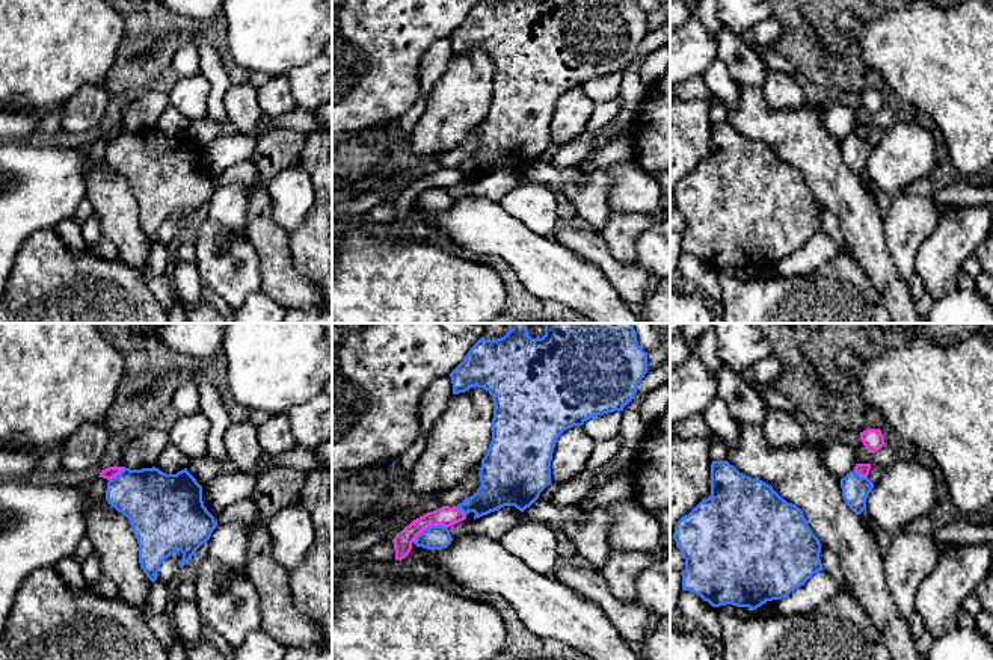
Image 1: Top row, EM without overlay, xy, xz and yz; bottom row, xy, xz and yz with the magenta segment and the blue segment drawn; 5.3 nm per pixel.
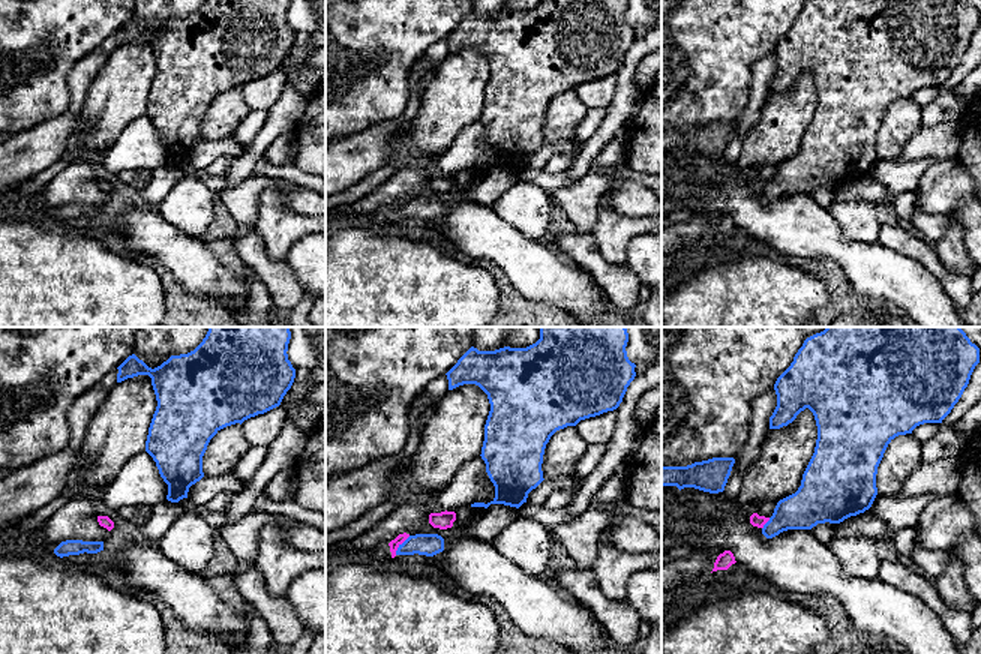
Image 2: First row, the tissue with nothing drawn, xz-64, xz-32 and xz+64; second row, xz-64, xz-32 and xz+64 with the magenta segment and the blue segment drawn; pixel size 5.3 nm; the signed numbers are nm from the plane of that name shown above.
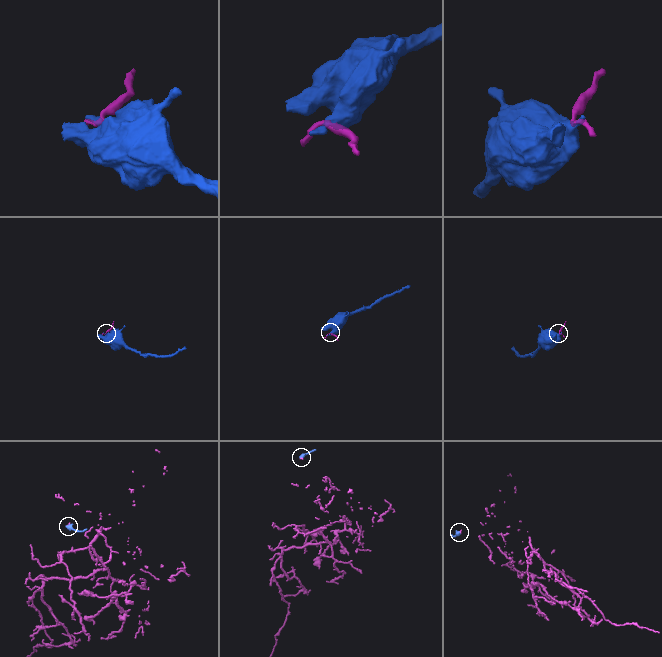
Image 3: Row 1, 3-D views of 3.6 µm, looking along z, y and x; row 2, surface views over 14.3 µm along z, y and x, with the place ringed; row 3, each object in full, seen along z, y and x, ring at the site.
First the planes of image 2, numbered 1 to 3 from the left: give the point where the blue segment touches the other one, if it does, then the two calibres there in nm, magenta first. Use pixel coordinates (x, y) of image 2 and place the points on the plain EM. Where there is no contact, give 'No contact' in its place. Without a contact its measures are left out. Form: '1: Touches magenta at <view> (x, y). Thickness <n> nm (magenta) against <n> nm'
1: No contact
2: Touches magenta at xz-32 (401, 207). Thickness 50 nm (magenta) against 120 nm
3: Touches magenta at xz+64 (765, 186). Thickness 70 nm (magenta) against 220 nm

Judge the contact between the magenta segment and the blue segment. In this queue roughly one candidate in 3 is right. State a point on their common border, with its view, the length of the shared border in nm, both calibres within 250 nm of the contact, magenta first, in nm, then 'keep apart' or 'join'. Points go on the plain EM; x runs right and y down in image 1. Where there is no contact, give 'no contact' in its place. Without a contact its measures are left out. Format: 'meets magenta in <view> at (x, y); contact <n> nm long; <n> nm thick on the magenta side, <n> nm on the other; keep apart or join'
meets magenta in xz at (429, 188); contact 200 nm long; 110 nm thick on the magenta side, 130 nm on the other; keep apart

